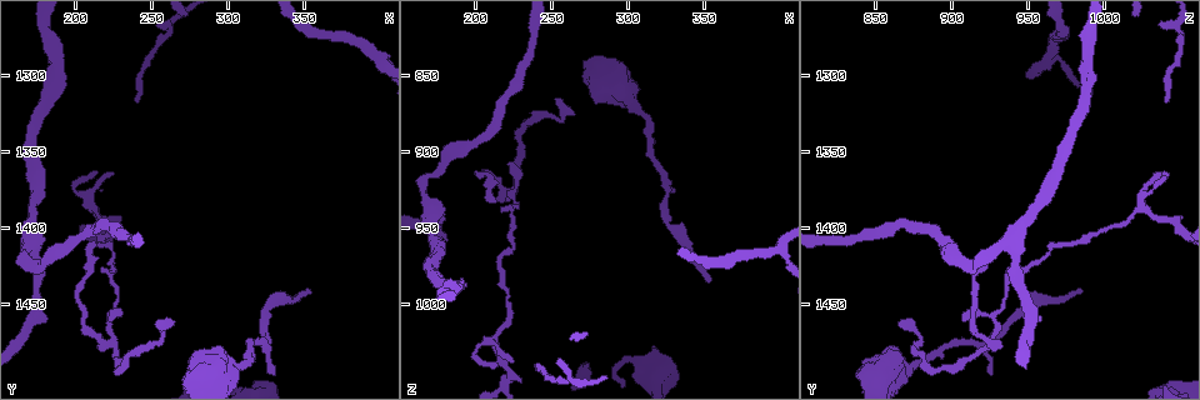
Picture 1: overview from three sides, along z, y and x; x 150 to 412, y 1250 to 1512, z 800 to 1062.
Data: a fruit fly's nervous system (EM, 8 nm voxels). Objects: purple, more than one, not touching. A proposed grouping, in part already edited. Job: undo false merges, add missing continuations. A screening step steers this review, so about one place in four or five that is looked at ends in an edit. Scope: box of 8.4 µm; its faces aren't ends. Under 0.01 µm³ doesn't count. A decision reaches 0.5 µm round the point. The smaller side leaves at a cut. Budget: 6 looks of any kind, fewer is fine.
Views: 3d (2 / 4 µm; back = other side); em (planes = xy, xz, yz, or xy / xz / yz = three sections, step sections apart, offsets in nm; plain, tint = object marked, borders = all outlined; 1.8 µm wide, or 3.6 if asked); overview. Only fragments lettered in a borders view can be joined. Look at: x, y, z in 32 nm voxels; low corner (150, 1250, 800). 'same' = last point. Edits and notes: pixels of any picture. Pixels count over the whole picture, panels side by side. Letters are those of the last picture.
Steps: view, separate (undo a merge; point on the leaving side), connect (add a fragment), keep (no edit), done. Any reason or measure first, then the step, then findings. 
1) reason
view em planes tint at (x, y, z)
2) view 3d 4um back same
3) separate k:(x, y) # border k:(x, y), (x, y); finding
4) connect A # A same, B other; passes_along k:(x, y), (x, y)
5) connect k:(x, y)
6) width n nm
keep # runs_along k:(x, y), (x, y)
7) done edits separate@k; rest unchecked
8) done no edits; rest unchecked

branch stops here
view 3d 2um at (256, 1460, 866)

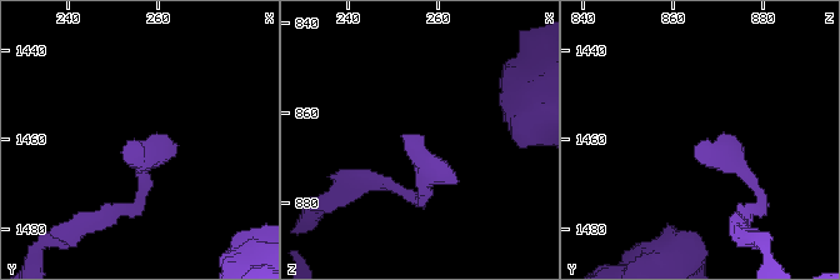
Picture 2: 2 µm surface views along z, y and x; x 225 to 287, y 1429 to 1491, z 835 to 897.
view em planes borders at (254, 1460, 865)

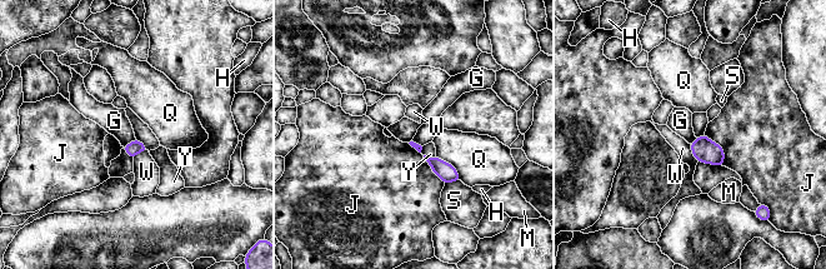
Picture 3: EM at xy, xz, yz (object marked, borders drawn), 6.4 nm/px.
longest_contact J 240 nm
keep # G other, H other, J other, M other, Q other, S other, W other, Y other; border 3:(135, 138), (123, 147); none of them fits

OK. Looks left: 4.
end of a long branch
view 3d 2um at (354, 1442, 984)

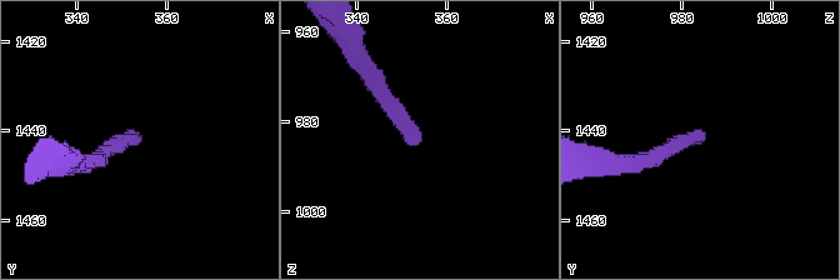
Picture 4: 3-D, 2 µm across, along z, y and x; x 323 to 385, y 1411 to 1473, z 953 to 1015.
need the tissue
view em planes borders at (353, 1441, 985)

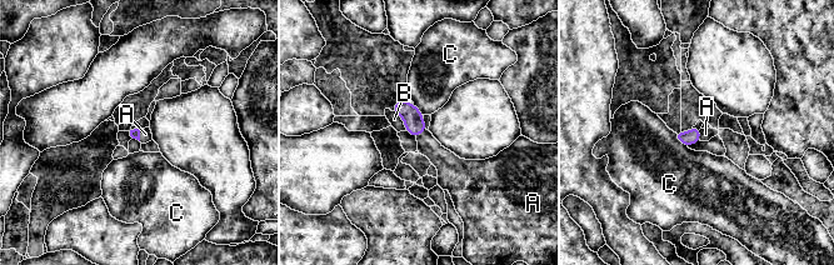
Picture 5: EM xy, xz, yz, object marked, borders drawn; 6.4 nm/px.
connect A # A same, B other, C other; it goes on there

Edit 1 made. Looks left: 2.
done edits connect@5; rest unchecked

